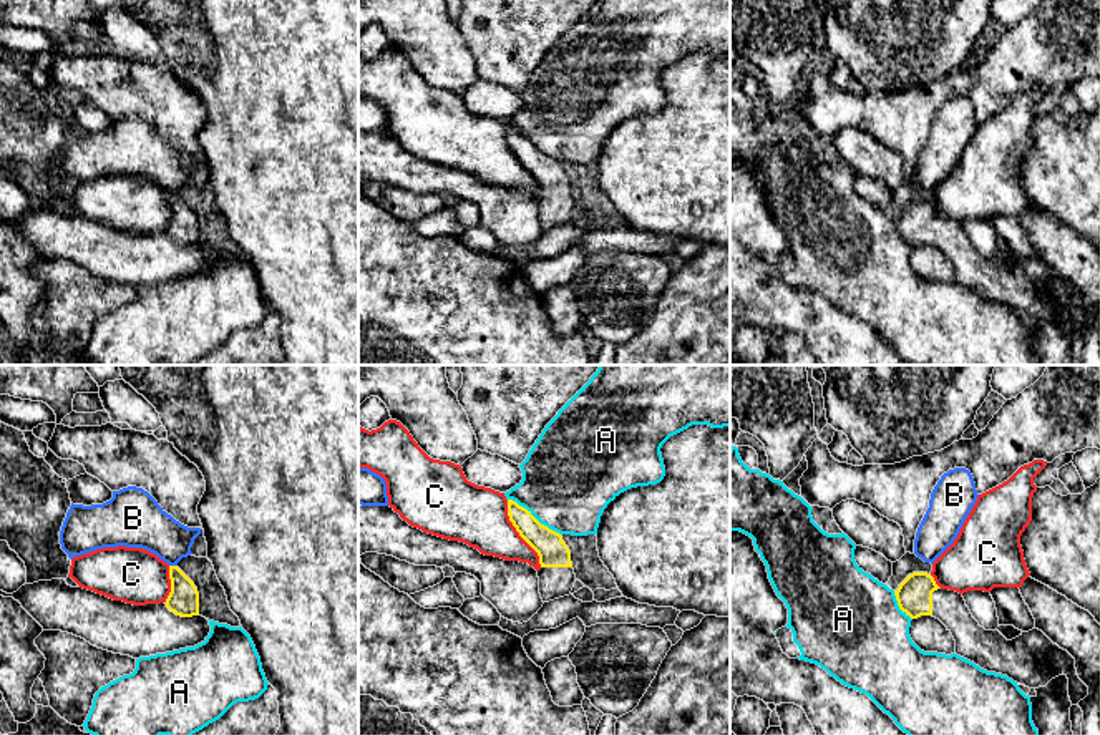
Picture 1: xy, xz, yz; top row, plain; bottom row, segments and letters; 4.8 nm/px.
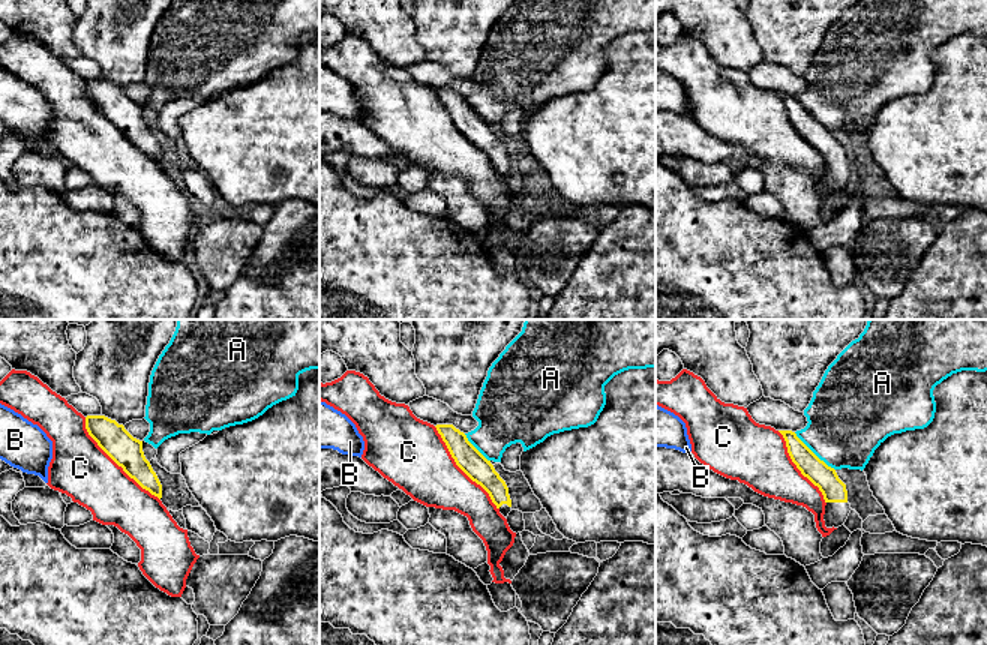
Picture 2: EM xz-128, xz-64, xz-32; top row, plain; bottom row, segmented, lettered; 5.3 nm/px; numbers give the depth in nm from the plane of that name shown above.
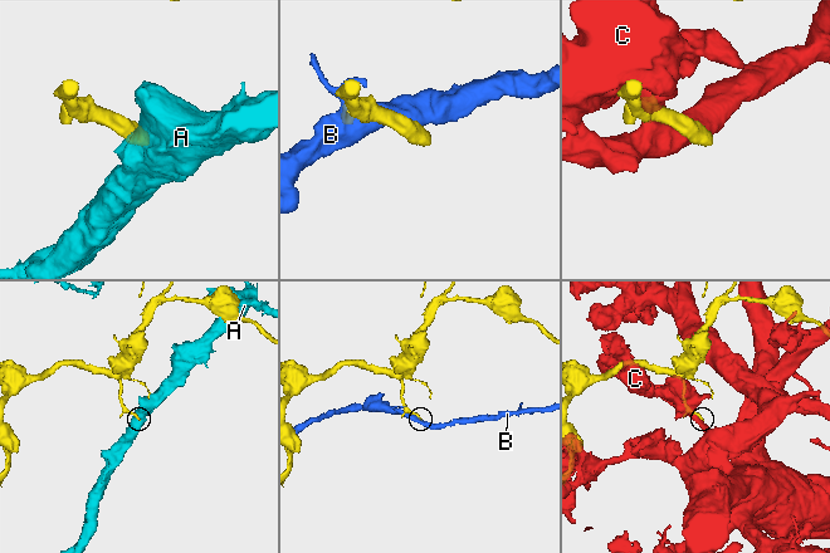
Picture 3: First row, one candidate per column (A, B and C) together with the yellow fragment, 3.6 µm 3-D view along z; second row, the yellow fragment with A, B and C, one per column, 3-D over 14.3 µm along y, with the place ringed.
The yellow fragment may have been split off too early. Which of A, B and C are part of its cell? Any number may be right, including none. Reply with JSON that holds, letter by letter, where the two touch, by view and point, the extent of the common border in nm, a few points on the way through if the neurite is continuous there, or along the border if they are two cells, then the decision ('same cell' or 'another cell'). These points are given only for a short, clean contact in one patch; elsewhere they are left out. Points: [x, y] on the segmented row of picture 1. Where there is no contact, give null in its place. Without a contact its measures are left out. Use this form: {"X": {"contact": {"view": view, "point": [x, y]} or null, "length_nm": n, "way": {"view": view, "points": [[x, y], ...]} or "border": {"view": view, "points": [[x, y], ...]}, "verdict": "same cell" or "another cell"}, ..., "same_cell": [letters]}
{"A": {"contact": {"view": "xz", "point": [533, 516]}, "length_nm": 320, "verdict": "another cell"}, "B": {"contact": {"view": "xy", "point": [173, 566]}, "length_nm": 40, "verdict": "another cell"}, "C": {"contact": {"view": "xz", "point": [518, 531]}, "length_nm": 360, "verdict": "another cell"}, "same_cell": []}

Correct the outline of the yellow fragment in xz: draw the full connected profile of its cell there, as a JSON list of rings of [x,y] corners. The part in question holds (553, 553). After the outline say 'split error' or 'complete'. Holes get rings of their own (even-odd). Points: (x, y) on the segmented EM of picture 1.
[[[508,499],[508,516],[519,536],[538,552],[541,569],[539,594],[543,602],[569,596],[576,574],[571,562],[571,551],[562,536],[541,524],[531,511]]]; split error

